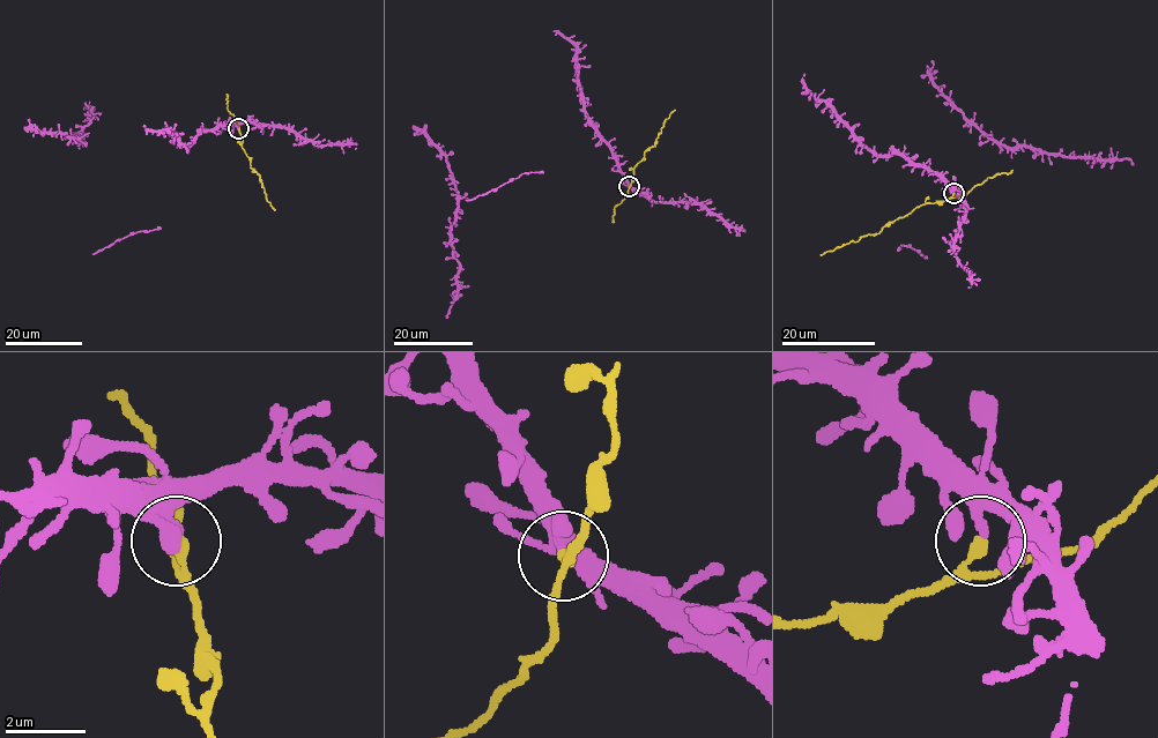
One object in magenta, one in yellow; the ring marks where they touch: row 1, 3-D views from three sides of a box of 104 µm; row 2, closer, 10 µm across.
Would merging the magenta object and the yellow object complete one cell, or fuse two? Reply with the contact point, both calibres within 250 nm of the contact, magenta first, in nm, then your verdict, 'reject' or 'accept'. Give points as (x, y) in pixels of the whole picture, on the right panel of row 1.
(954, 193) | 260/190 nm | reject

